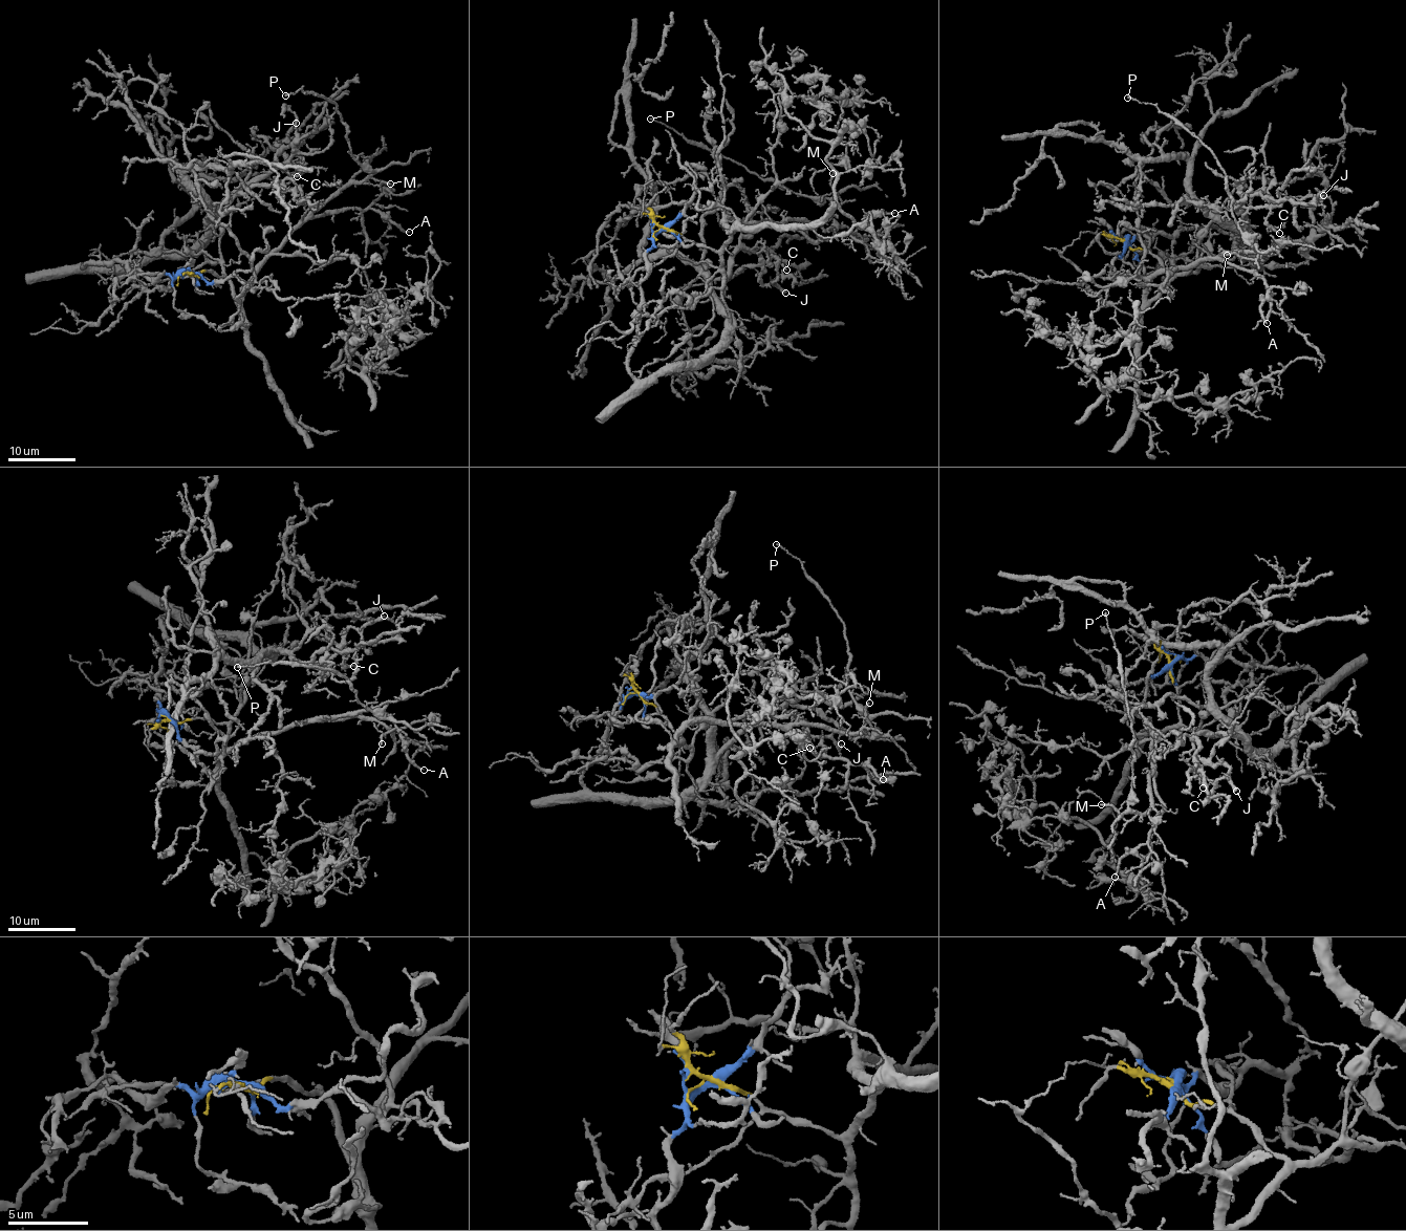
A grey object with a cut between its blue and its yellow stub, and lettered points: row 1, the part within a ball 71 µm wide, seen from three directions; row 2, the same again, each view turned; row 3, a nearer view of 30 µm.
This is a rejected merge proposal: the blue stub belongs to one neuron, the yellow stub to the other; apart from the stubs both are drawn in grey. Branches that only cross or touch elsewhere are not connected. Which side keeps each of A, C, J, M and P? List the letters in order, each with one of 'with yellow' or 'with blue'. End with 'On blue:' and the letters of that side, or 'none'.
A: with yellow
C: with blue
J: with blue
M: with yellow
P: with yellow
On blue: C, J

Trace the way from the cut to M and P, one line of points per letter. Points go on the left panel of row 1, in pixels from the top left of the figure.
M: (189, 273), (206, 270), (224, 278), (239, 307), (240, 294), (258, 270), (325, 200), (369, 177), (390, 184)
P: (189, 273), (224, 278), (239, 307), (291, 232), (373, 171), (351, 154), (336, 104), (301, 88), (284, 95)

